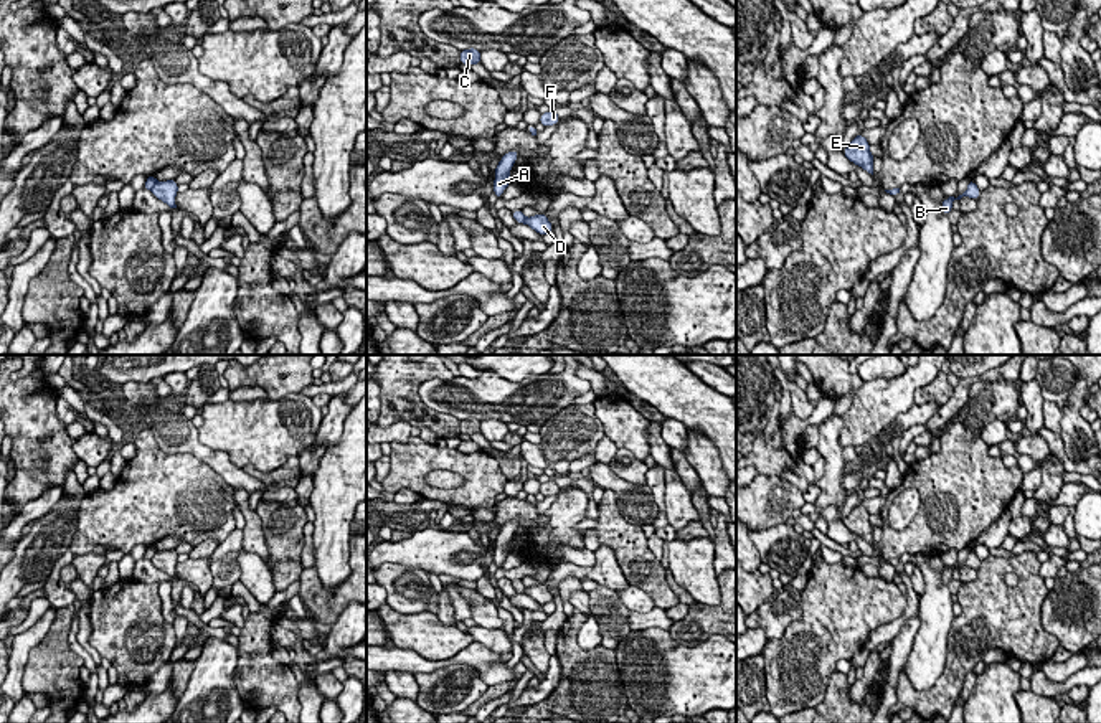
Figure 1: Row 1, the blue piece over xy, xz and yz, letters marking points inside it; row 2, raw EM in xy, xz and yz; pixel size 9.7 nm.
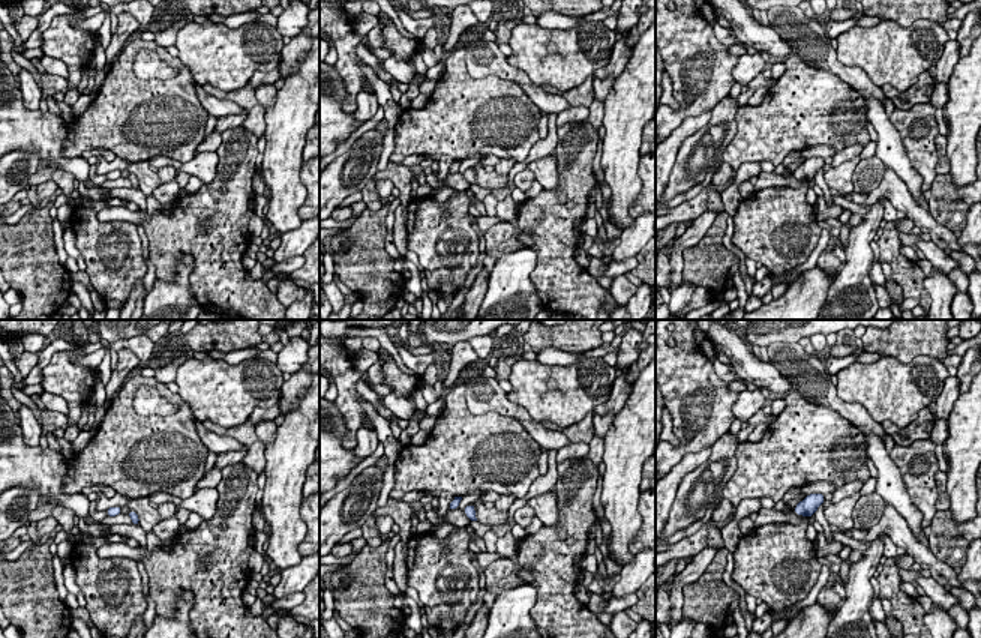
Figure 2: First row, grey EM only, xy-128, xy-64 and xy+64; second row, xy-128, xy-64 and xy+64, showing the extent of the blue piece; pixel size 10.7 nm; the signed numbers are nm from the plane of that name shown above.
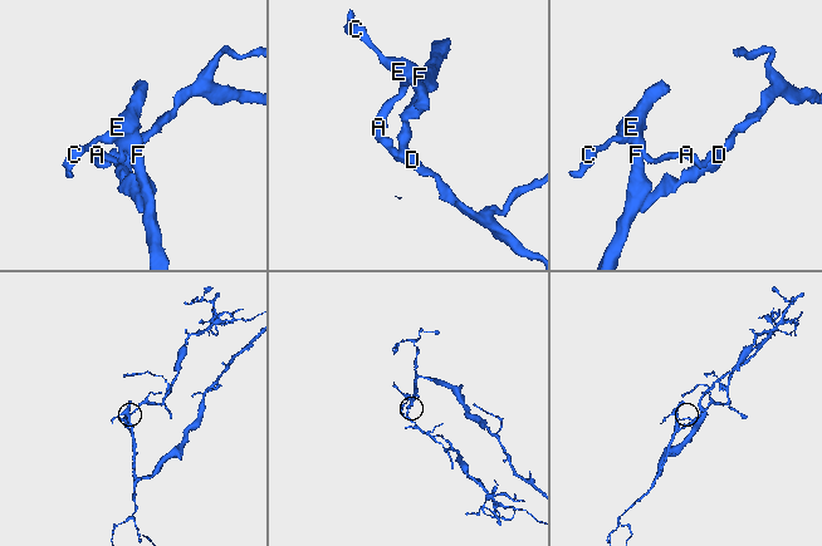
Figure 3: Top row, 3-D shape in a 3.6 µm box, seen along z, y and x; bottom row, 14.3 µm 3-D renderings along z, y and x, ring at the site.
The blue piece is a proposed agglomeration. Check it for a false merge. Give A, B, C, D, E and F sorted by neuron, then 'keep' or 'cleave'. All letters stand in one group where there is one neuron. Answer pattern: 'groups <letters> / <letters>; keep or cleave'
groups A C E F / B D; cleave

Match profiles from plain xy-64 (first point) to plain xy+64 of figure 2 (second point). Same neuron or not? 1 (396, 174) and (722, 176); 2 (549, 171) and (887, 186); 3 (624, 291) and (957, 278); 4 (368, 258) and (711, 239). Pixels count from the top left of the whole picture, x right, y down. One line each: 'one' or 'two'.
1: two
2: one
3: one
4: one

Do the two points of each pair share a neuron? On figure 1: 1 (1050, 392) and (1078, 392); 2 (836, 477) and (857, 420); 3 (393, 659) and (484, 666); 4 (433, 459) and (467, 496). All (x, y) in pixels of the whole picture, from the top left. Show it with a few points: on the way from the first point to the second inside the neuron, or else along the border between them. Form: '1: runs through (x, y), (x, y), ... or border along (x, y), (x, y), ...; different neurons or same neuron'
1: border along (1075, 372), (1072, 393), (1060, 410); different neurons
2: border along (842, 415), (841, 448); different neurons
3: runs through (416, 664), (441, 664), (461, 659); same neuron
4: runs through (446, 459), (453, 459), (469, 476), (469, 482); same neuron

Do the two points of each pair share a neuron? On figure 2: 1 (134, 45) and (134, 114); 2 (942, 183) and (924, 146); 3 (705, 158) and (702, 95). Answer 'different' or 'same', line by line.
1: same
2: different
3: different

